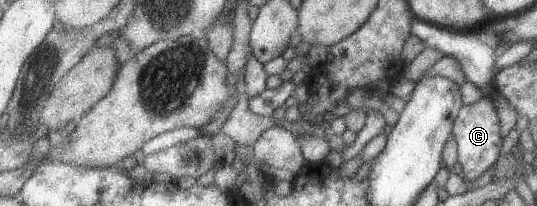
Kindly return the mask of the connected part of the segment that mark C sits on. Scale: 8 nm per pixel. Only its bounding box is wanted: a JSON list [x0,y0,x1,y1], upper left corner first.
[452,98,503,186]

